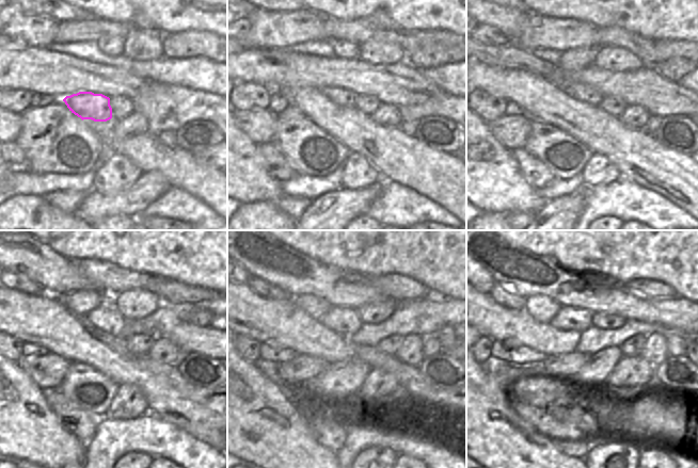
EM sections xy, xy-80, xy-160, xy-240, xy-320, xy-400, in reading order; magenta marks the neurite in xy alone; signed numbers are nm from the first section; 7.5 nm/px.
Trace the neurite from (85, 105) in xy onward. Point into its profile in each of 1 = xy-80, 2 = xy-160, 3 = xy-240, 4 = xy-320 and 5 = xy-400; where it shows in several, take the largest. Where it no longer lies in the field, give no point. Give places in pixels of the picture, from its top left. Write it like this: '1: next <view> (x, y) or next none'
1: next xy-80 (342, 97)
2: next xy-160 (583, 93)
3: next xy-240 (106, 318)
4: next xy-320 (345, 321)
5: next xy-400 (568, 318)

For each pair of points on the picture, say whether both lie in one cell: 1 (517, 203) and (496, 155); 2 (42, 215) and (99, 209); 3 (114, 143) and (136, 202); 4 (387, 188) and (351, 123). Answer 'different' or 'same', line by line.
1: same
2: different
3: different
4: different

